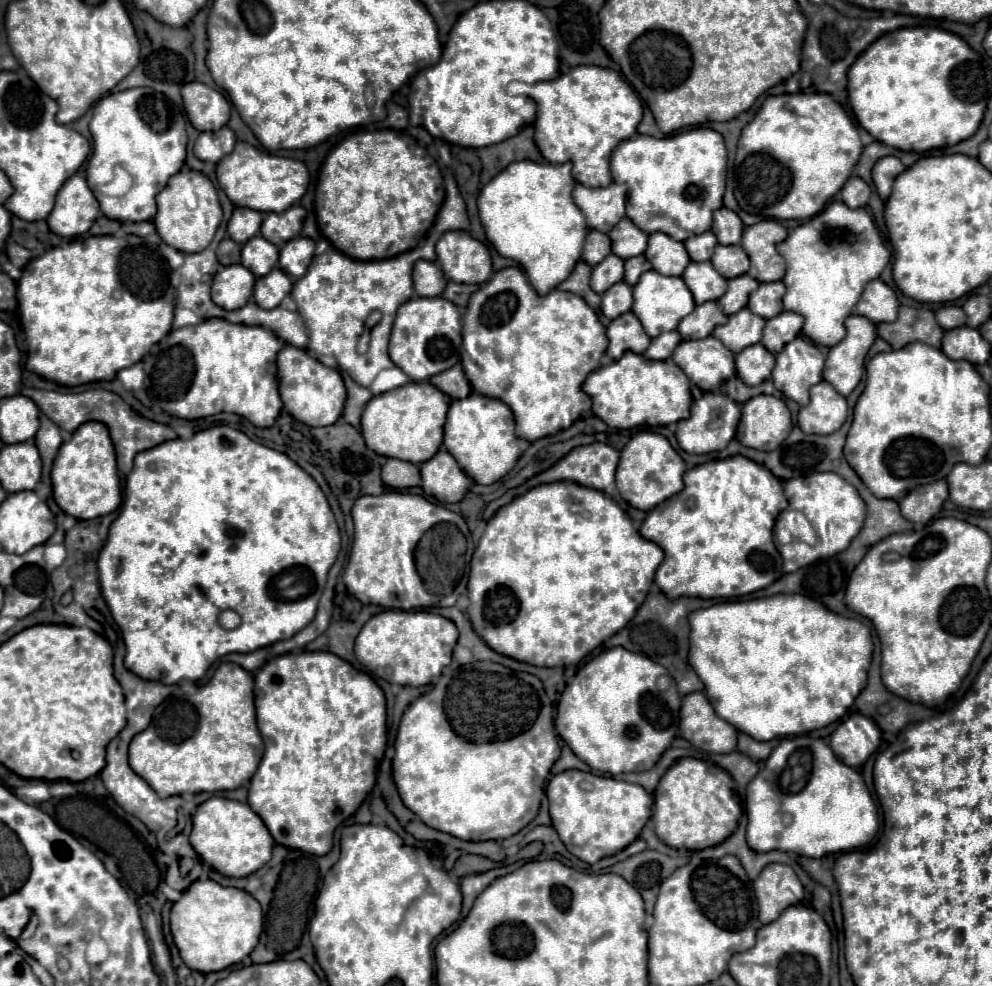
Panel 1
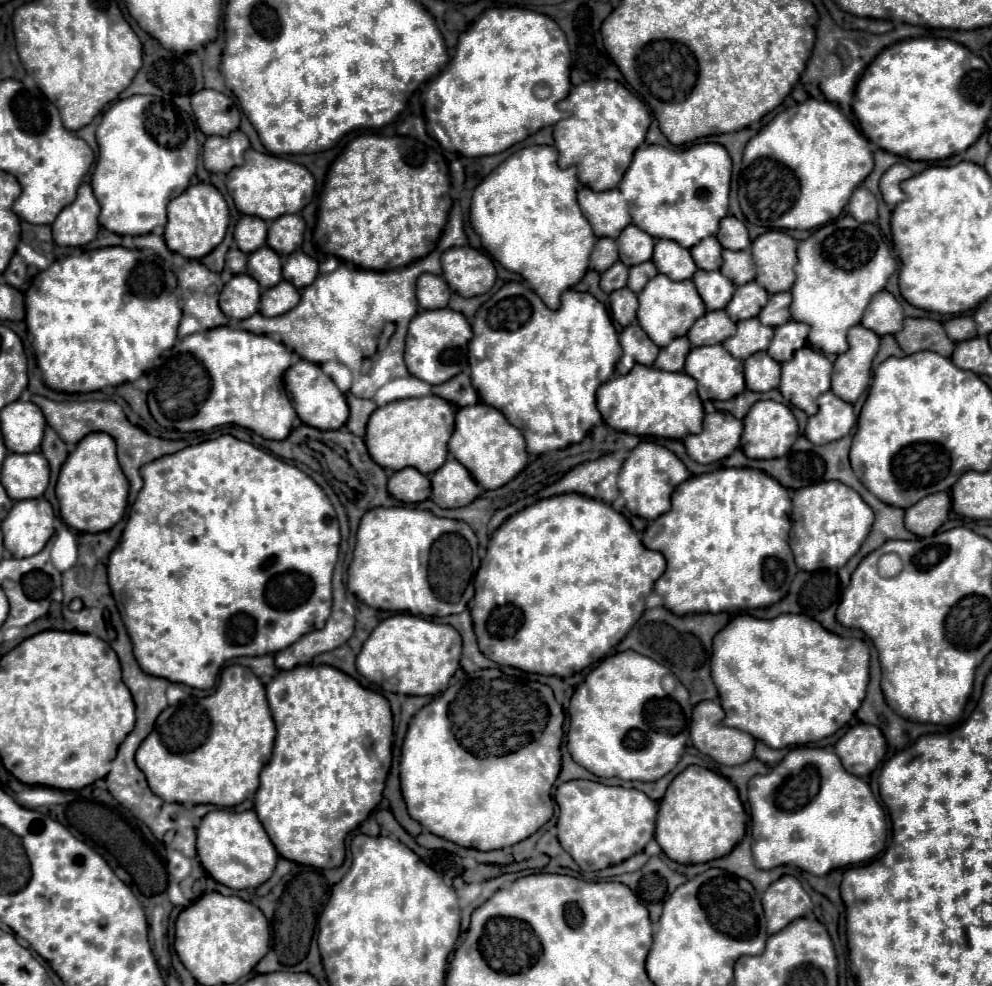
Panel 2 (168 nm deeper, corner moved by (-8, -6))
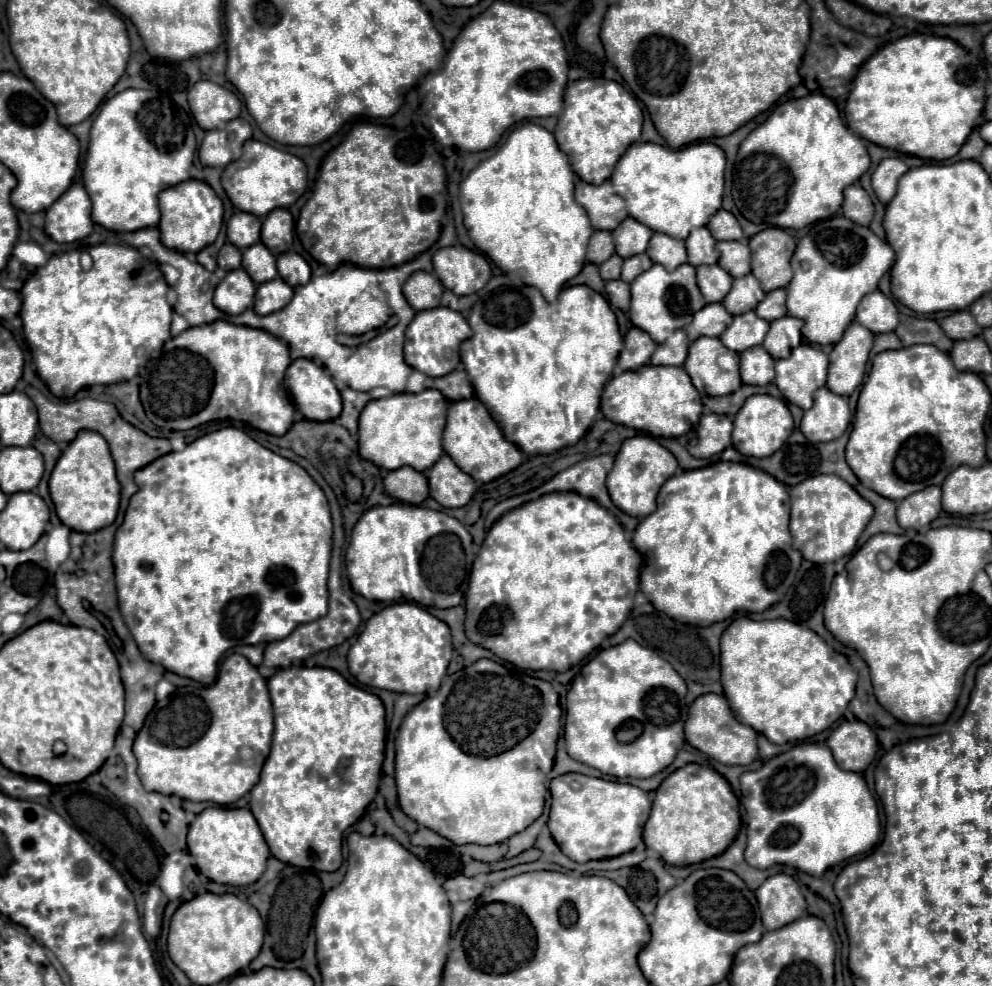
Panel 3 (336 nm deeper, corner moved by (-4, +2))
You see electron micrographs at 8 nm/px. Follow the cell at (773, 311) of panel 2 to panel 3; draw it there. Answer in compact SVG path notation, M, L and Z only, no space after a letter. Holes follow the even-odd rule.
M783 288L773 290L773 292L769 292L769 294L765 296L765 300L755 308L755 312L757 312L757 316L761 316L763 320L773 322L773 320L777 320L777 318L781 318L781 316L787 314L785 300L787 300L787 296L785 296L785 290L783 290Z

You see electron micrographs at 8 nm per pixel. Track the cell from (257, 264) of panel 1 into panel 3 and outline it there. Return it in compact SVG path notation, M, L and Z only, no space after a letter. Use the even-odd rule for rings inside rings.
M261 242L243 250L243 268L255 284L263 284L277 278L275 256Z

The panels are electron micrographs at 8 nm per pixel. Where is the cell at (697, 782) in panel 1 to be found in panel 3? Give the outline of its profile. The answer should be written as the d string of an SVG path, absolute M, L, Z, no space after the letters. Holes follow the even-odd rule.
M687 764L679 770L675 770L673 774L669 774L657 788L649 820L643 826L643 842L647 848L659 852L659 856L667 864L689 866L689 864L697 864L697 862L703 862L703 860L723 854L727 850L727 846L735 840L739 828L741 828L739 800L731 792L729 782L710 766Z

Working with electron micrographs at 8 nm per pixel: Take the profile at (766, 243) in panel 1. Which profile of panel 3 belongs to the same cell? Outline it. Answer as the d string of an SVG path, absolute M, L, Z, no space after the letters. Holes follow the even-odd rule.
M767 228L749 240L753 254L751 272L761 282L765 292L785 288L793 276L791 256L795 240L781 228Z

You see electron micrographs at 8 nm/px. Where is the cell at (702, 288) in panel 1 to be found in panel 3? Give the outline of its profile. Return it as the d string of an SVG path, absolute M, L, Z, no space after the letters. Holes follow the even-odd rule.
M717 264L697 268L697 284L699 284L699 290L707 304L723 302L723 298L727 296L729 288L731 288L731 282L733 282L733 278Z

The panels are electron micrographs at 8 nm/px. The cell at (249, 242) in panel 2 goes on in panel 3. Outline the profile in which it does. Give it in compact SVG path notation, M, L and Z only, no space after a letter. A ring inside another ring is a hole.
M235 212L227 222L227 238L241 250L257 244L259 236L261 236L261 218L253 214Z

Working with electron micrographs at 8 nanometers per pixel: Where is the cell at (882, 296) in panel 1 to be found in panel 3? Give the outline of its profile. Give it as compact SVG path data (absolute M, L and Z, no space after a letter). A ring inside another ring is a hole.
M875 290L861 304L857 306L855 320L869 328L873 334L883 334L883 332L893 332L897 328L897 306L891 298L887 298L883 292Z

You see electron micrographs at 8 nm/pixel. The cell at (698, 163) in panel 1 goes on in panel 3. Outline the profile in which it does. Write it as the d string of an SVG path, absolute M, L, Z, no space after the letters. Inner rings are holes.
M653 142L631 144L617 162L611 184L625 200L629 216L677 240L685 240L693 228L707 226L709 216L721 208L725 152L713 142L689 144L681 150Z

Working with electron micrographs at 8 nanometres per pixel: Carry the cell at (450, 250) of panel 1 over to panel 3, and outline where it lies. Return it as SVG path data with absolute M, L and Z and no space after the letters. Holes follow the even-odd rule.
M461 244L439 248L433 254L433 272L457 296L475 294L491 278L487 260Z

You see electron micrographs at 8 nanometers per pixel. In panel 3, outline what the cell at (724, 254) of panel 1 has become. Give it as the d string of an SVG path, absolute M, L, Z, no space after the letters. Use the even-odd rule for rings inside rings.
M745 240L717 242L717 250L719 250L719 254L721 254L719 266L725 268L733 278L749 274L751 252L749 252L749 244L747 244Z

